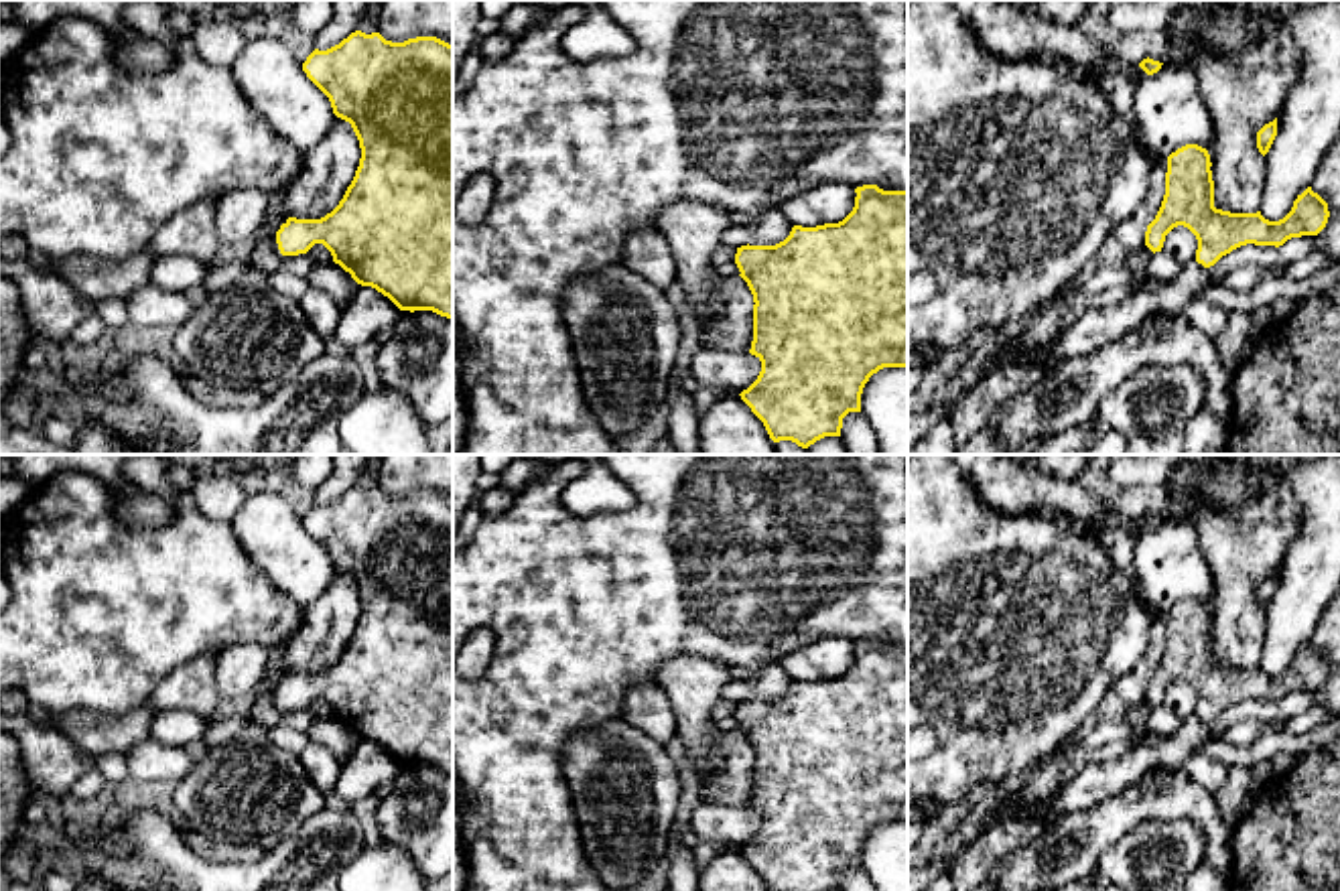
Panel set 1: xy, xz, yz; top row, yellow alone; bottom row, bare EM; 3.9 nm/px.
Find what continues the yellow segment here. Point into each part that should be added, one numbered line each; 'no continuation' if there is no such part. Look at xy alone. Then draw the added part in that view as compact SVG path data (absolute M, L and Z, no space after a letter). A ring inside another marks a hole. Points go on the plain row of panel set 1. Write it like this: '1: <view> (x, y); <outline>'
no continuation

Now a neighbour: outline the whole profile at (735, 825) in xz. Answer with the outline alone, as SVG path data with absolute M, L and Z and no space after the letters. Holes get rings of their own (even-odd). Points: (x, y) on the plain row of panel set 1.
M702 800L692 810L690 826L700 840L727 842L741 848L757 834L761 816L749 806L727 806Z

